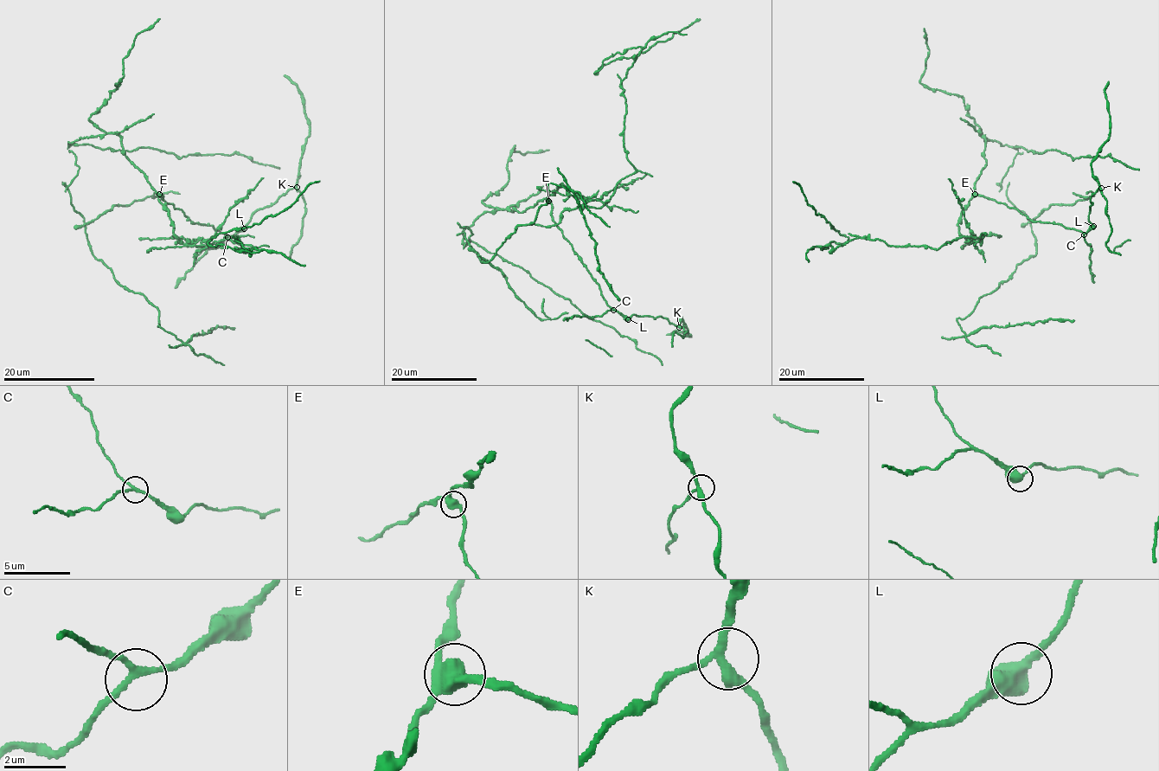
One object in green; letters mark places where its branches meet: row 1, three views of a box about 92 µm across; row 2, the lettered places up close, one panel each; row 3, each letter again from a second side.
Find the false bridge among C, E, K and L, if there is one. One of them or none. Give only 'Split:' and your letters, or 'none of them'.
Split: E

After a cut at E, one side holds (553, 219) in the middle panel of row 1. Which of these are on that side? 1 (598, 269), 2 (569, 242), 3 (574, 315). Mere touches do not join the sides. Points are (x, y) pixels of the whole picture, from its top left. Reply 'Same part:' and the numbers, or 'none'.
Same part: 2, 3

